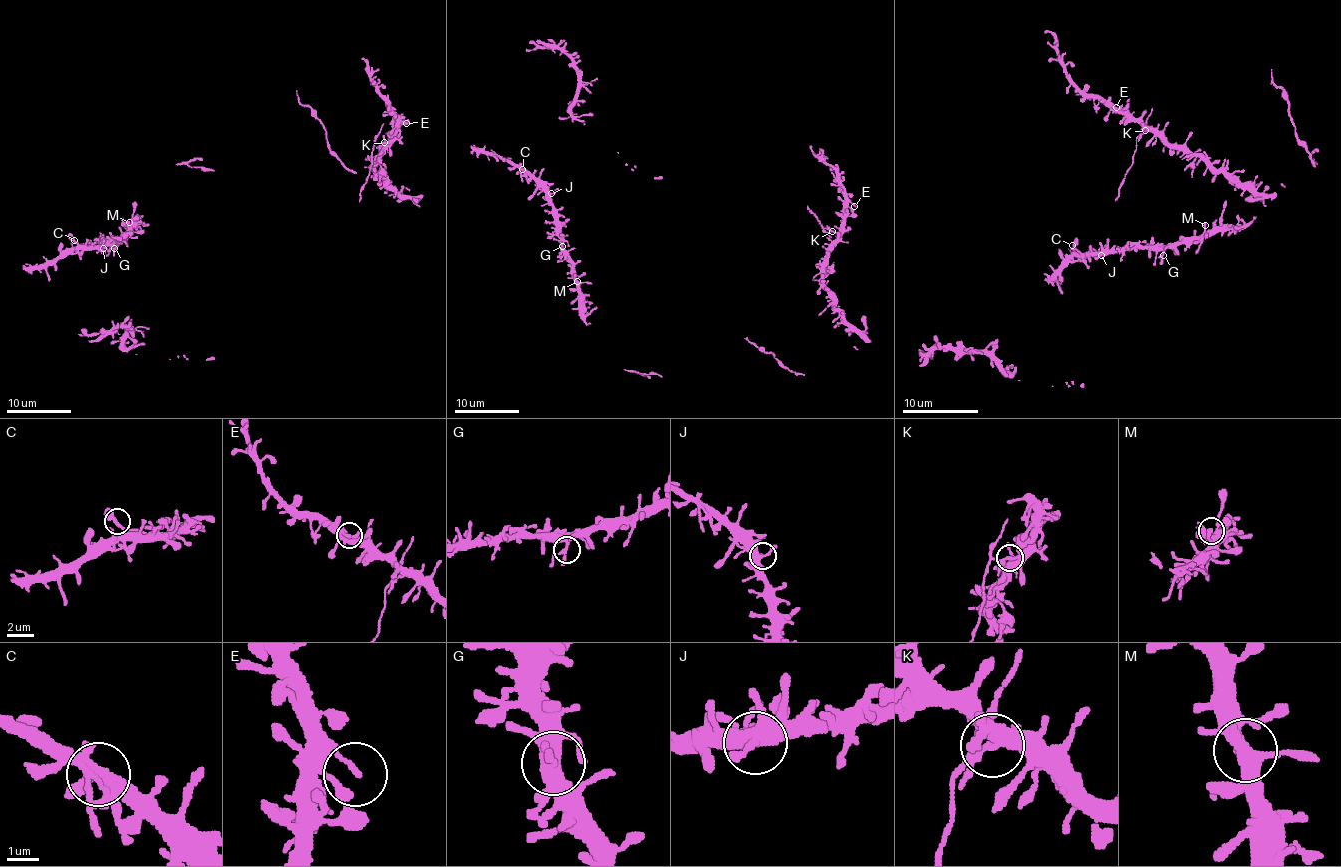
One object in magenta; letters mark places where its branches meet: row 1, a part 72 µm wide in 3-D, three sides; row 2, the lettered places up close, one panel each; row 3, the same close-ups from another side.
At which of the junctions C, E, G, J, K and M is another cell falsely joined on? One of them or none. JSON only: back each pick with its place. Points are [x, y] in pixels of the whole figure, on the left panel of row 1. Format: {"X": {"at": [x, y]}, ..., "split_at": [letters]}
{"K": {"at": [384, 142]}, "split_at": ["K"]}

